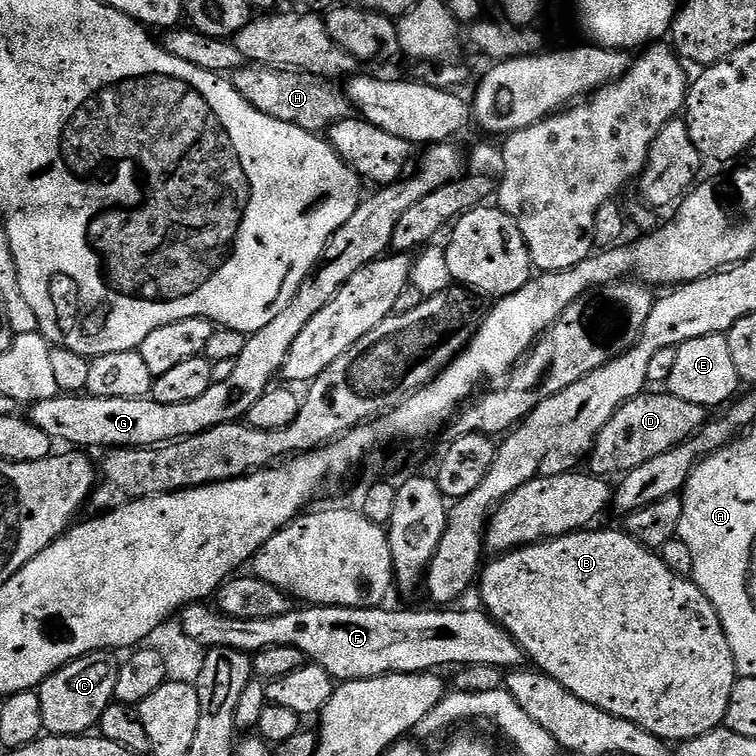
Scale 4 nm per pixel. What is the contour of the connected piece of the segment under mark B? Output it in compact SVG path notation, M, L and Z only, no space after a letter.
M617 530L617 532L592 531L570 532L566 536L559 536L539 544L513 548L511 552L492 558L496 560L490 561L489 564L487 561L478 576L480 600L485 604L481 605L497 624L502 624L504 629L515 638L520 649L524 651L525 657L529 661L533 660L536 663L533 665L539 671L554 678L582 702L590 702L623 720L632 720L665 742L693 740L721 727L726 718L726 706L730 706L730 690L734 690L734 682L738 679L738 673L730 650L728 634L722 630L718 609L708 601L706 594L702 594L699 586L693 584L689 577L674 574L674 570L670 570L666 566L666 562L662 562L653 549L645 548L627 532L623 530Z

